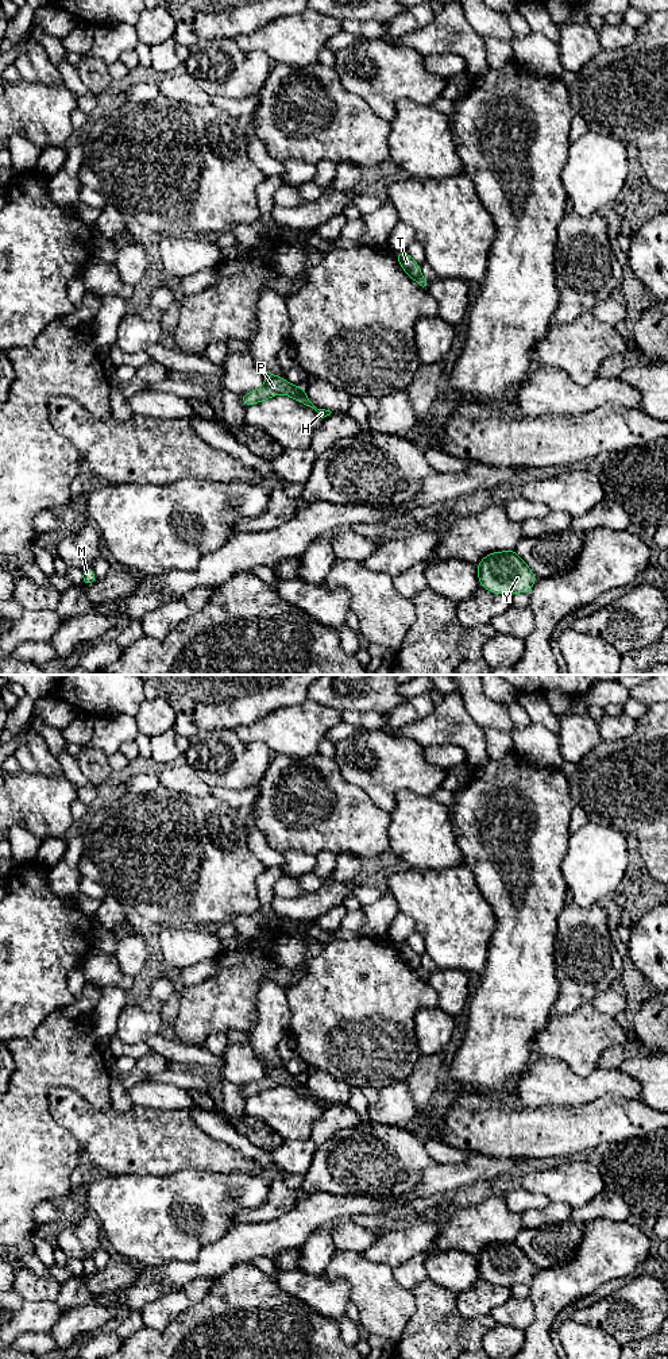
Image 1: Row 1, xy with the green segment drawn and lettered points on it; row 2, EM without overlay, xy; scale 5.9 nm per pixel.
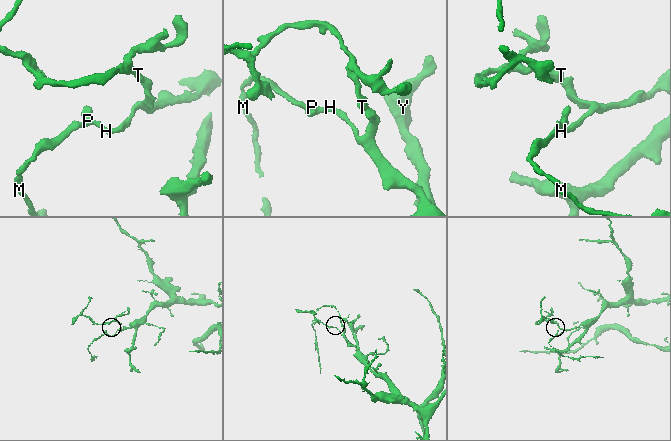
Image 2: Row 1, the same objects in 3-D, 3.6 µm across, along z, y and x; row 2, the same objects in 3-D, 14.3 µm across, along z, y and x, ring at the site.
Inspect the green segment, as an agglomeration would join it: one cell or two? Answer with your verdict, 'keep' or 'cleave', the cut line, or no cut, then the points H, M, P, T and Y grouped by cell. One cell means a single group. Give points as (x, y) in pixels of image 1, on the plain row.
cleave; cut in xy along (421, 966), (416, 972); H M P Y / T

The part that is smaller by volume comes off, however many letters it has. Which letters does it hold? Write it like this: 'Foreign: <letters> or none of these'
Foreign: T

